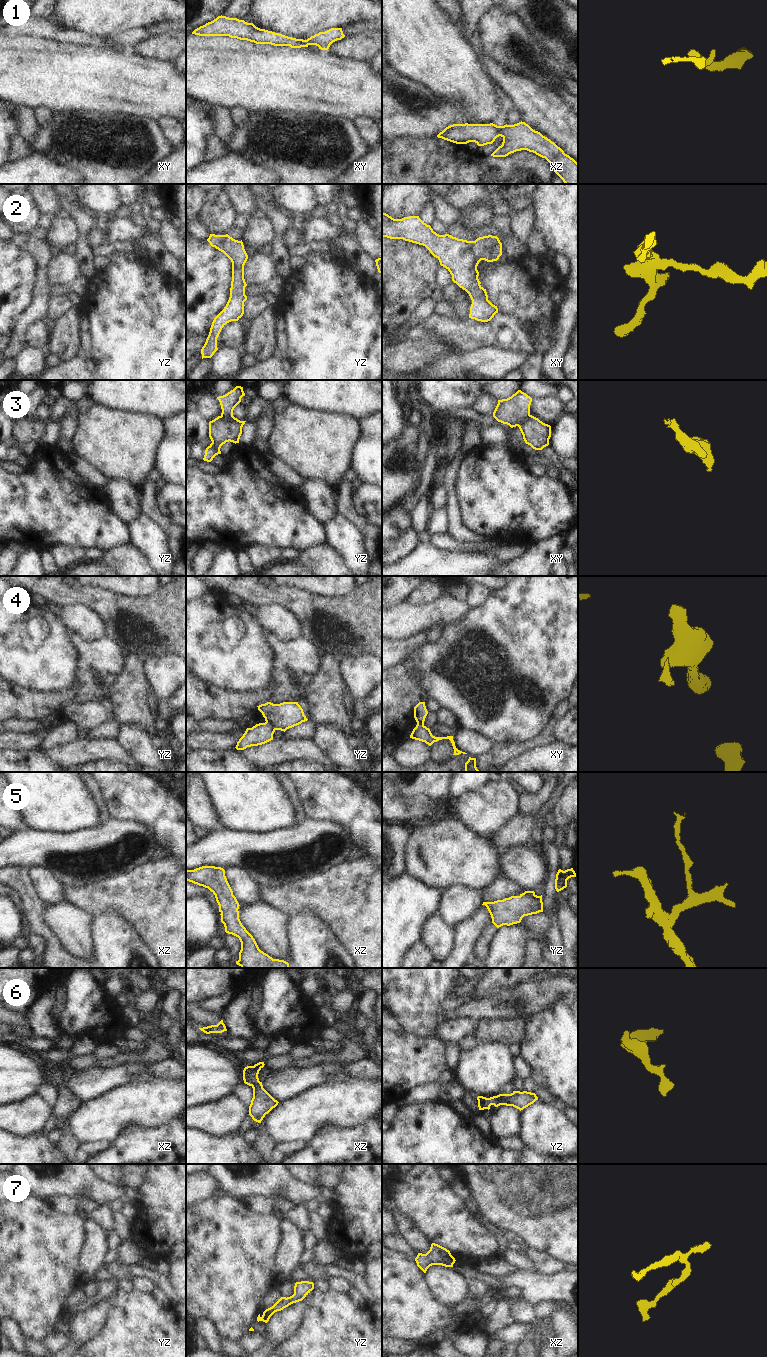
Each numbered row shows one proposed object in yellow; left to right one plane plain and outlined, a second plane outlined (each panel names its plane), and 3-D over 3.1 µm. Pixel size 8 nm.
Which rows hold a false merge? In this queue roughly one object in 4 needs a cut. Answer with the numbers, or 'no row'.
3, 4.

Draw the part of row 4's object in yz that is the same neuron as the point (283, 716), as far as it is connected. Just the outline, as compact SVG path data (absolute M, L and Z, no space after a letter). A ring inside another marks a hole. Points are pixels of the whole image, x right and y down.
M267 702L257 707L265 721L270 723L275 730L285 732L287 729L308 720L298 702L283 702L280 704Z

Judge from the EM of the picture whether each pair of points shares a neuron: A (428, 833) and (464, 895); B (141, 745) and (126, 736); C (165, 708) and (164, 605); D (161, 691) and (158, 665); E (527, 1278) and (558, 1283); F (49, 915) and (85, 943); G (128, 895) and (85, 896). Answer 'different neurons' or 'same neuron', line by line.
A: different neurons
B: same neuron
C: different neurons
D: same neuron
E: same neuron
F: same neuron
G: same neuron

